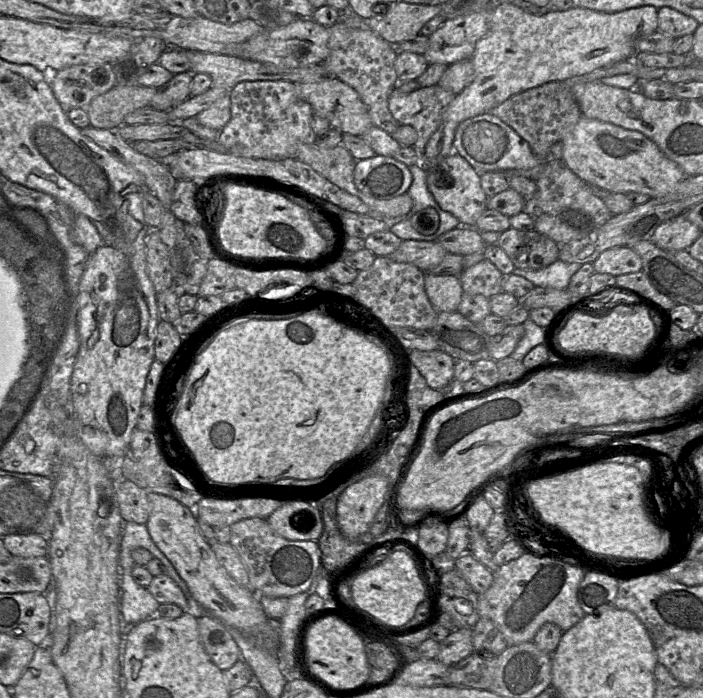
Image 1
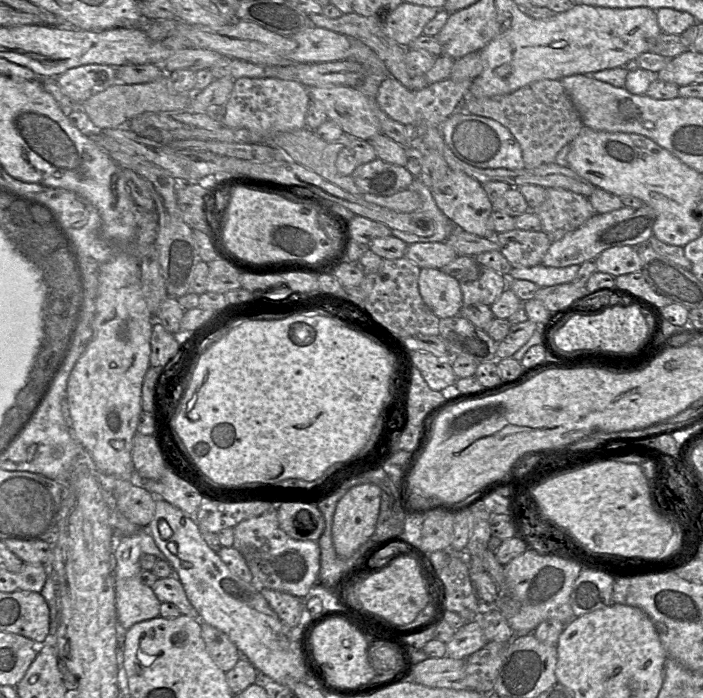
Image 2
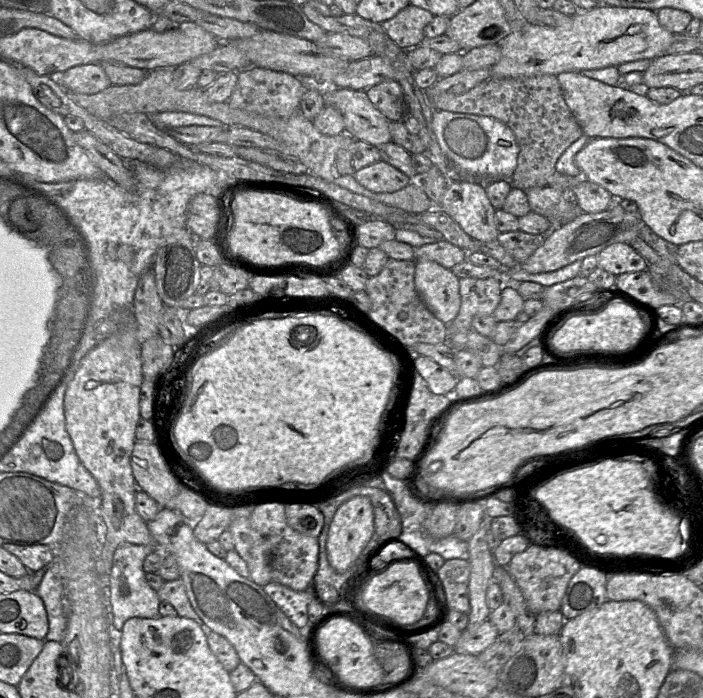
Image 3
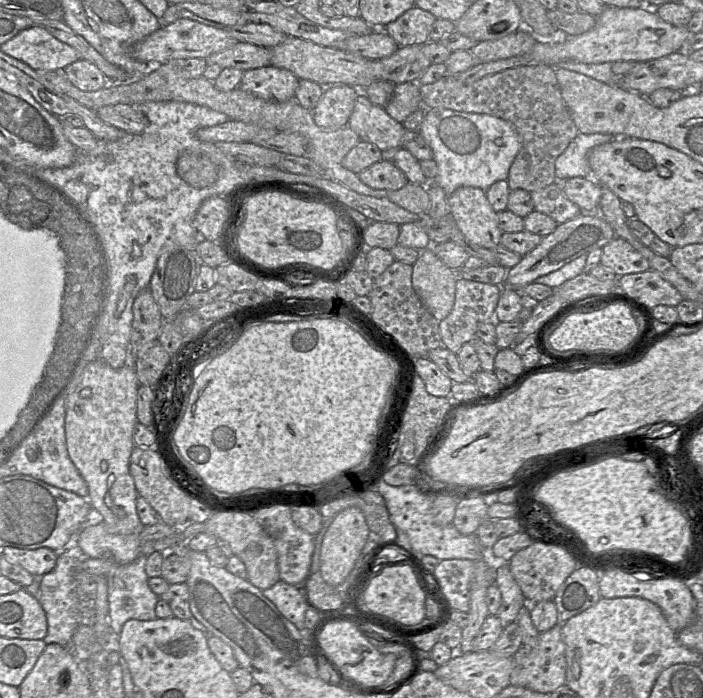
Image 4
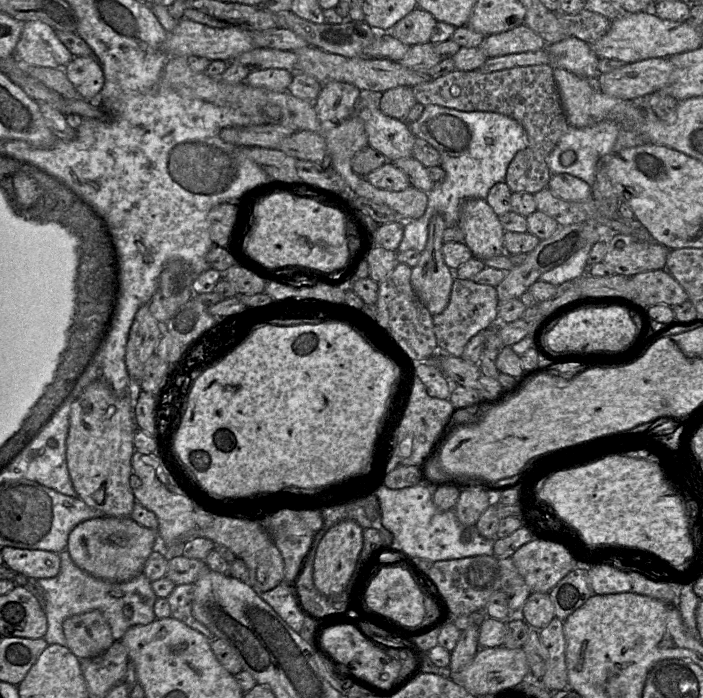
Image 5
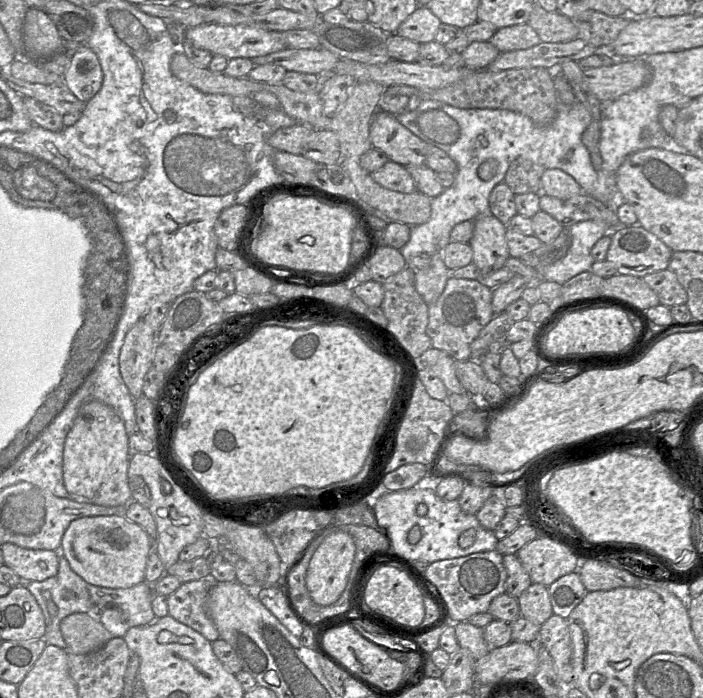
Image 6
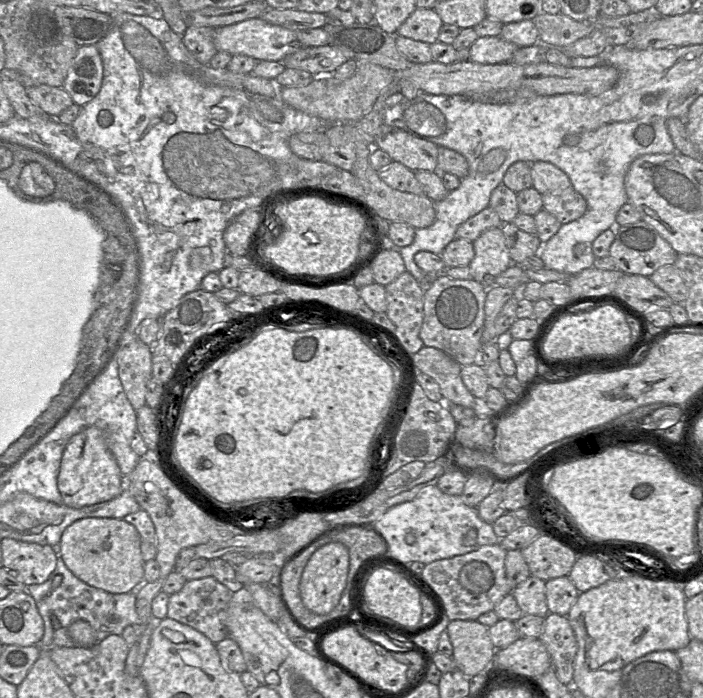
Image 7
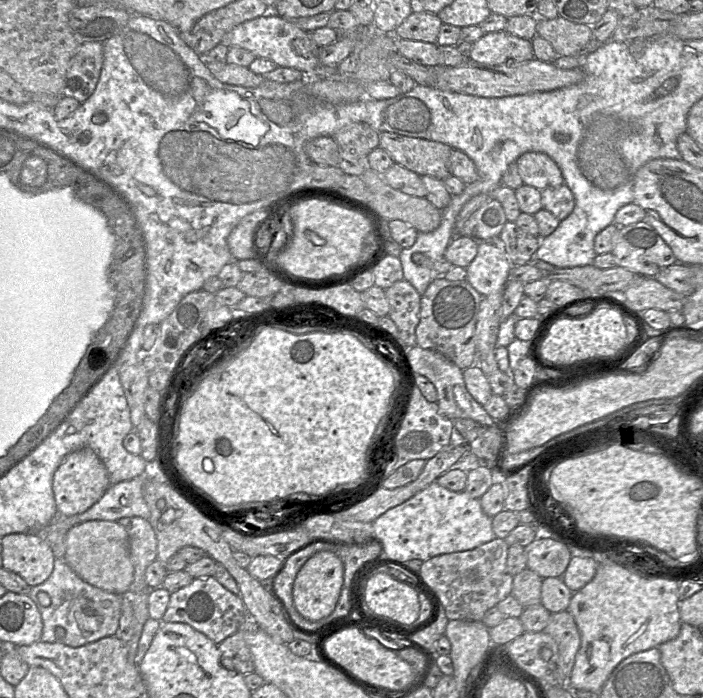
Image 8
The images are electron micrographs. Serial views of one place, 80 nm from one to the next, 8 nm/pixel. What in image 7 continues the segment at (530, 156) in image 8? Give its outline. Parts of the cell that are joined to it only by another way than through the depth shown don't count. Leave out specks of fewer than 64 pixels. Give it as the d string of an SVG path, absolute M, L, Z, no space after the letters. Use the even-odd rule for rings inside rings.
M545 161L531 163L533 188L541 195L557 193L572 187L566 173L557 166Z

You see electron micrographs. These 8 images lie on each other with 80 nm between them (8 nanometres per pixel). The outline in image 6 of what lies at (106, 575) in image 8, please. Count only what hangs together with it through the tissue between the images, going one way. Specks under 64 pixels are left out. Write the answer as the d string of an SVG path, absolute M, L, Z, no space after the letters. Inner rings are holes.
M122 515L87 516L72 521L61 547L71 569L87 583L106 588L129 588L145 581L152 540L139 524Z

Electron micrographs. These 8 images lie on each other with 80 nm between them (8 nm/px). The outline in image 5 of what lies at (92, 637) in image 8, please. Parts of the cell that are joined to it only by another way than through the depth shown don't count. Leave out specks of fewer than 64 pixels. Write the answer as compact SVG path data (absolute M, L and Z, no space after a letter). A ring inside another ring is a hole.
M69 552L59 553L60 572L53 578L29 578L24 586L34 595L47 617L47 632L44 640L48 645L59 644L67 647L63 632L63 621L70 616L91 610L100 610L109 623L115 640L121 640L126 631L134 625L146 625L156 619L154 604L158 596L151 581L144 572L125 582L110 582L96 578L80 569L71 559Z

